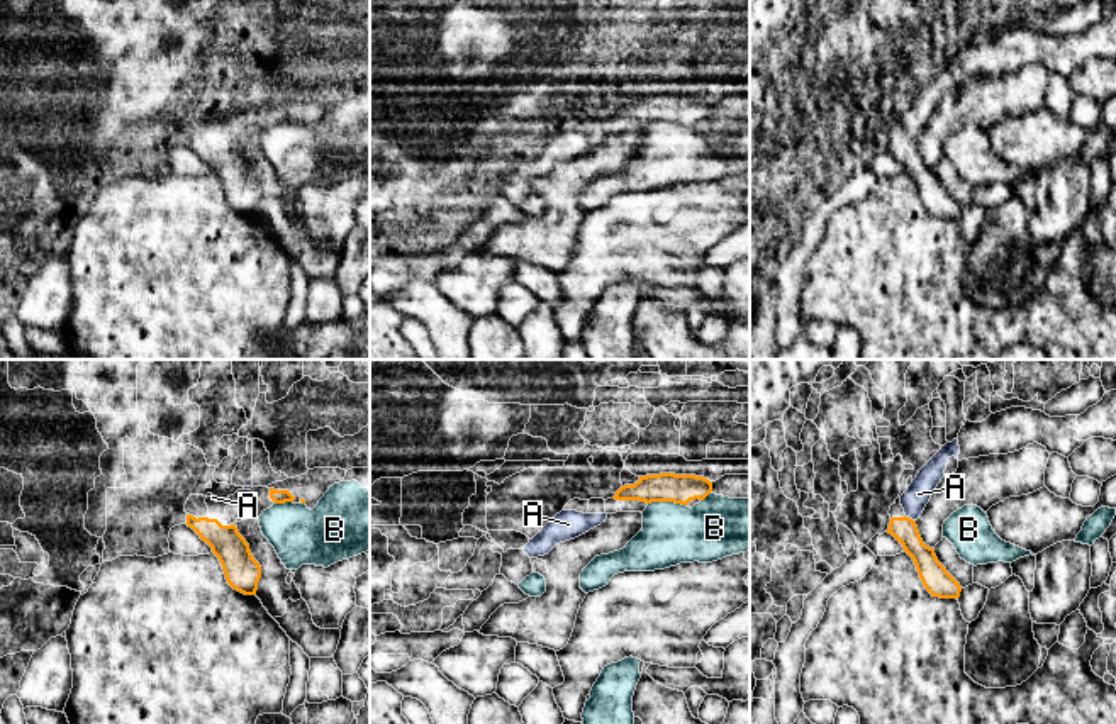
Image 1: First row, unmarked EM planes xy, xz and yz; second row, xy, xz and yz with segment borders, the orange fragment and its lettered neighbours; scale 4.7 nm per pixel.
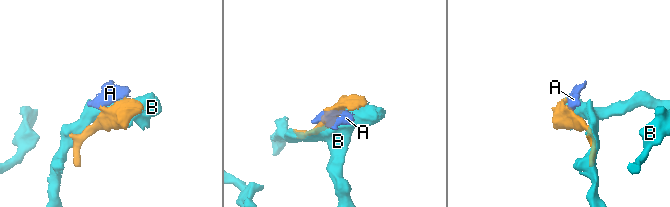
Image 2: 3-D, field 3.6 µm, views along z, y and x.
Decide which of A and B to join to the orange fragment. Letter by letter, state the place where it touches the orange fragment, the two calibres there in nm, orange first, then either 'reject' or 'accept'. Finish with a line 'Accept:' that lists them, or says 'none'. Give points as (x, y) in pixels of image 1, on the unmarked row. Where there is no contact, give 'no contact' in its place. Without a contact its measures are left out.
A: yz (908, 138) | 120/120 nm | accept
B: xz (667, 121) | 140/280 nm | reject
Accept: A

